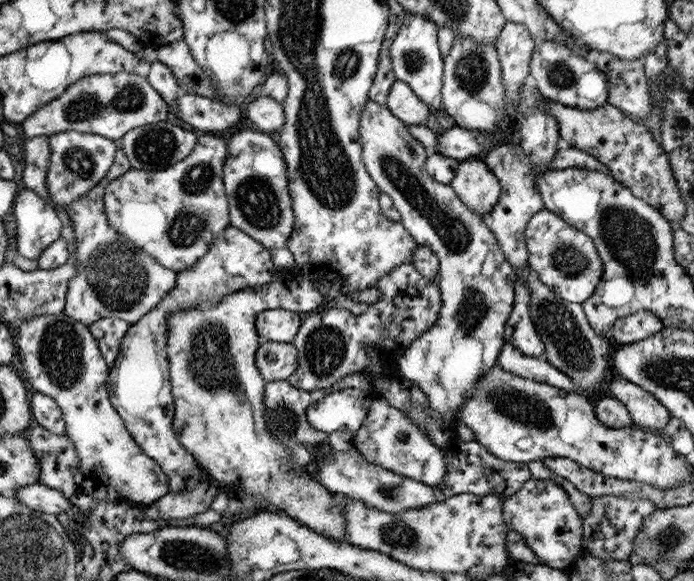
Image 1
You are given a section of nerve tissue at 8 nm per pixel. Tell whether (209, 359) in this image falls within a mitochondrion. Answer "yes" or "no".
yes

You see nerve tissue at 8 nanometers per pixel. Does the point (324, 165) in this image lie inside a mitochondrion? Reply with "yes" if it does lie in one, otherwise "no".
yes

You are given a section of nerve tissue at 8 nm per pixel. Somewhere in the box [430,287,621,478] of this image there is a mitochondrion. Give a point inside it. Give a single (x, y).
(559, 324)

